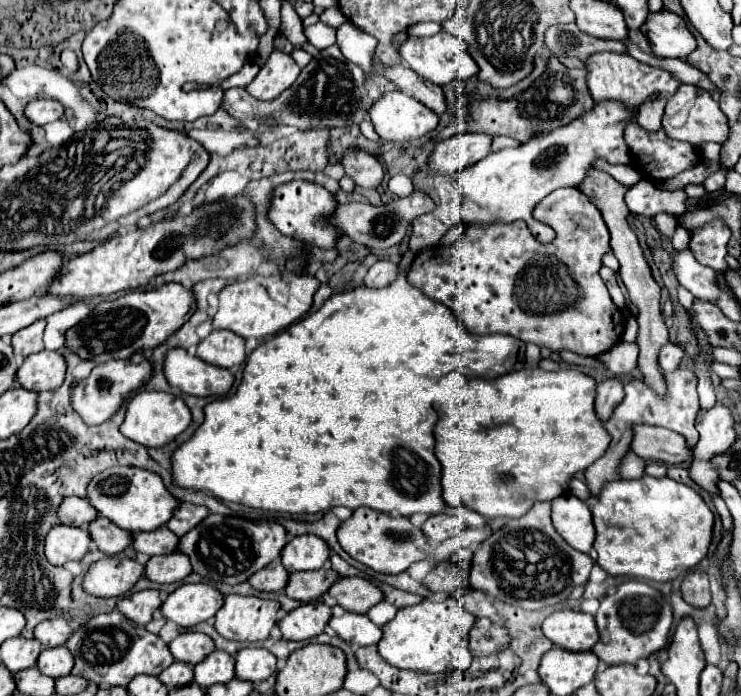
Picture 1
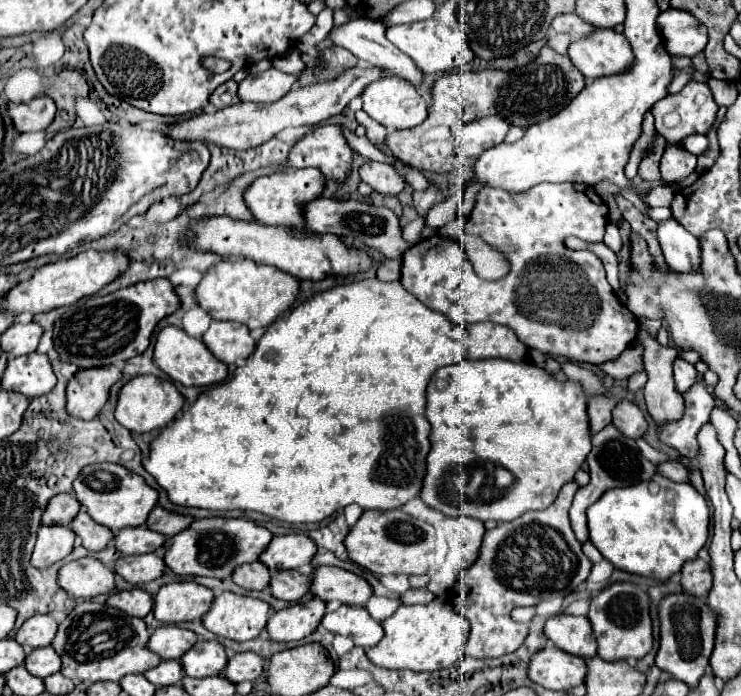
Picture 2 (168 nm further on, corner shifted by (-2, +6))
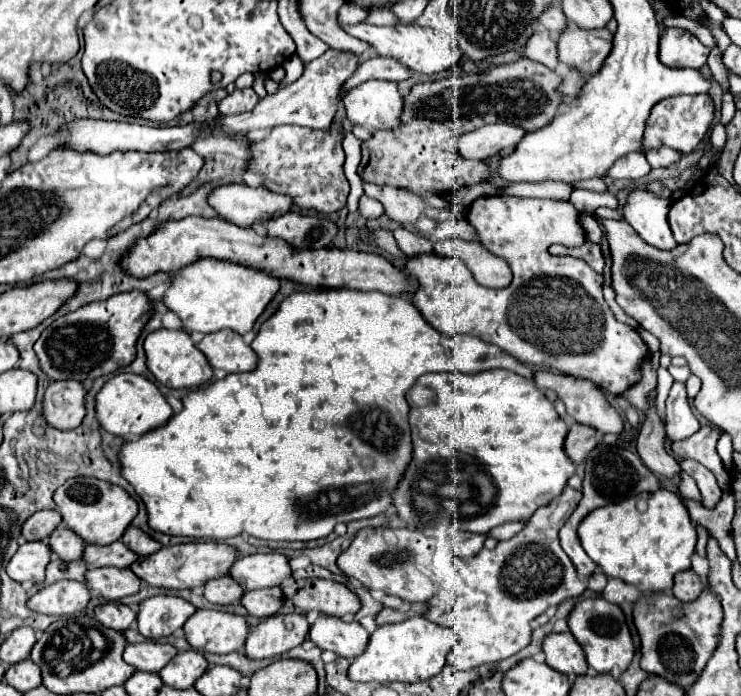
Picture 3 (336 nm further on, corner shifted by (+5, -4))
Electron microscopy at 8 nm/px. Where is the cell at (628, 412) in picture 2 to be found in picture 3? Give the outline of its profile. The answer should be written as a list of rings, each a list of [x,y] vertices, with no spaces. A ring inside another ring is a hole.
[[[535,371],[535,385],[541,389],[553,389],[557,393],[557,397],[565,403],[567,413],[583,425],[591,425],[601,433],[615,433],[621,435],[623,433],[623,419],[619,417],[619,413],[607,403],[605,395],[601,393],[601,389],[587,381],[587,379],[579,379],[579,377],[569,377],[563,373],[553,373],[553,371]]]

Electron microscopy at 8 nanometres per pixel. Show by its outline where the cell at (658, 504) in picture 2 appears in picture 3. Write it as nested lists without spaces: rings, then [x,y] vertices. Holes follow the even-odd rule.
[[[659,489],[651,493],[647,500],[647,509],[639,511],[635,499],[611,503],[607,507],[599,507],[591,511],[579,525],[579,539],[587,555],[601,567],[607,577],[623,579],[629,585],[635,585],[641,591],[665,591],[673,587],[673,575],[677,571],[691,569],[691,555],[695,553],[697,545],[697,529],[683,507],[681,499],[667,489]]]

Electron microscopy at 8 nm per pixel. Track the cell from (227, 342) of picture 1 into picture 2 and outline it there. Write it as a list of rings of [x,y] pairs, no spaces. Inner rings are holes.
[[[212,321],[208,331],[202,335],[202,341],[226,365],[248,359],[256,347],[250,329],[234,321]]]

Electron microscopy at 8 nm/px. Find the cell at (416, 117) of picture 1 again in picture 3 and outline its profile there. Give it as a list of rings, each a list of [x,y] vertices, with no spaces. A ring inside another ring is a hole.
[[[367,81],[351,89],[343,97],[347,119],[353,125],[367,129],[397,129],[401,127],[403,97],[397,91],[397,83],[391,81]]]

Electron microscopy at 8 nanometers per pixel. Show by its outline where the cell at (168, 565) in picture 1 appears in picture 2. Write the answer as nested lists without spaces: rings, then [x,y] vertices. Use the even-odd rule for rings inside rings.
[[[156,553],[128,555],[128,557],[120,557],[114,563],[112,571],[120,575],[124,581],[128,581],[130,585],[142,585],[152,579],[158,579],[166,571],[166,565],[162,557],[158,557]]]

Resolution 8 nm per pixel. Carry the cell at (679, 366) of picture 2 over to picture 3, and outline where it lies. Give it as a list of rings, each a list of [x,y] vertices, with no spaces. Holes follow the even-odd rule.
[[[673,383],[669,397],[665,401],[665,413],[667,413],[667,437],[671,441],[685,439],[693,435],[699,427],[699,421],[691,413],[687,393],[685,393],[685,383]]]

